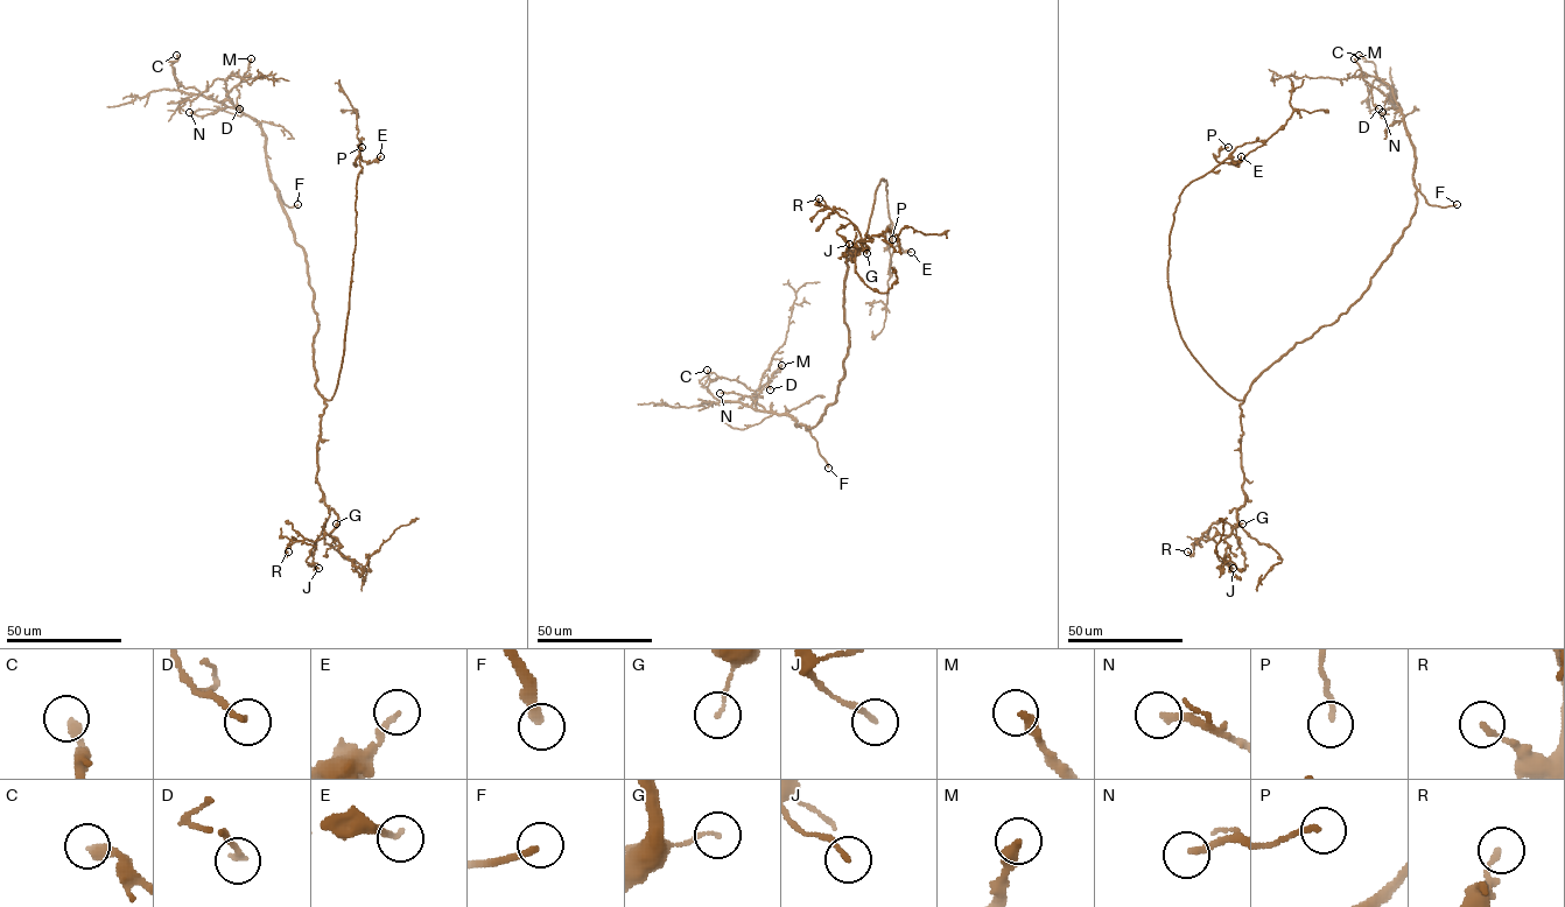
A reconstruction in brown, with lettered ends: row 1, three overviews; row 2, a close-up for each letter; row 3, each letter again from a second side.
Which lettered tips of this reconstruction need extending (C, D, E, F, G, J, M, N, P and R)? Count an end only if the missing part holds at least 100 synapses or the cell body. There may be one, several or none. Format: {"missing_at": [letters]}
{"missing_at": ["F"]}

